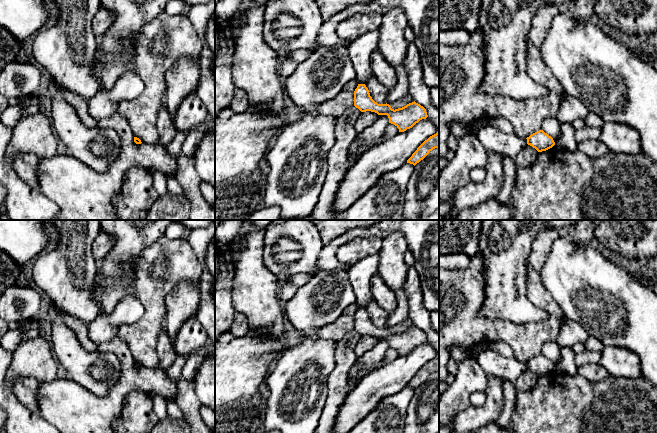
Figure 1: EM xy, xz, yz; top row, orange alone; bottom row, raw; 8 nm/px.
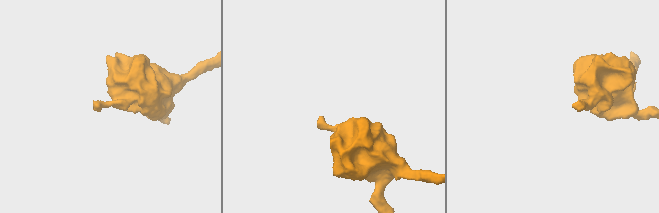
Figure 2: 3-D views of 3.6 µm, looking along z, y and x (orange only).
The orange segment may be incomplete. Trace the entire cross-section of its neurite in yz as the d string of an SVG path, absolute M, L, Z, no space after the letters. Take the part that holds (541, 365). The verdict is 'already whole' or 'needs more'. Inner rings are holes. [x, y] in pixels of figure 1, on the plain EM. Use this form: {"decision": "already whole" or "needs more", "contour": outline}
{"decision": "already whole", "contour": "M543 354L531 358L527 363L527 368L535 372L538 376L546 375L555 369L551 360Z"}

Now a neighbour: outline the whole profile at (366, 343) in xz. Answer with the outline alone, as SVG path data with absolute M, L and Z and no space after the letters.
M366 335L361 336L358 343L354 348L357 357L363 356L366 352L370 351L379 341L375 336Z

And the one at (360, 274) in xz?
M369 255L348 270L349 281L354 289L358 308L364 308L373 299L370 282L378 271L379 255Z

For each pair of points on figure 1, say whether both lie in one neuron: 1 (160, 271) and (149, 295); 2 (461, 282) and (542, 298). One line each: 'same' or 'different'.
1: same
2: same

